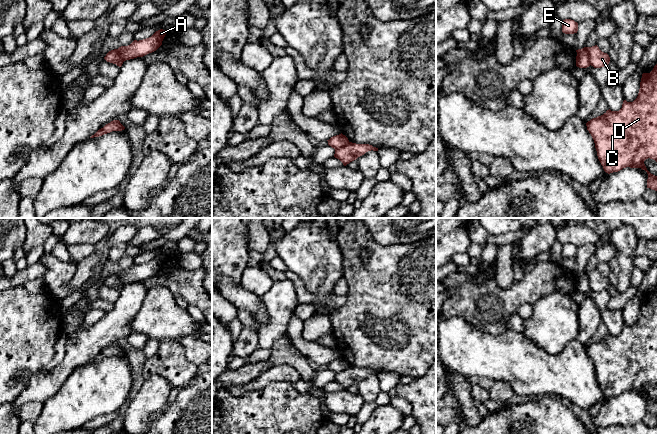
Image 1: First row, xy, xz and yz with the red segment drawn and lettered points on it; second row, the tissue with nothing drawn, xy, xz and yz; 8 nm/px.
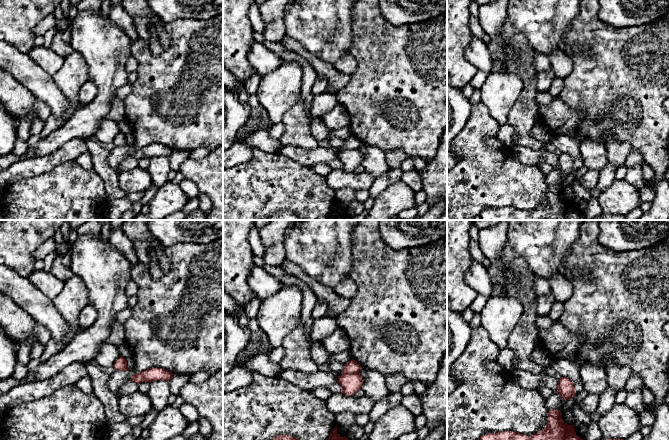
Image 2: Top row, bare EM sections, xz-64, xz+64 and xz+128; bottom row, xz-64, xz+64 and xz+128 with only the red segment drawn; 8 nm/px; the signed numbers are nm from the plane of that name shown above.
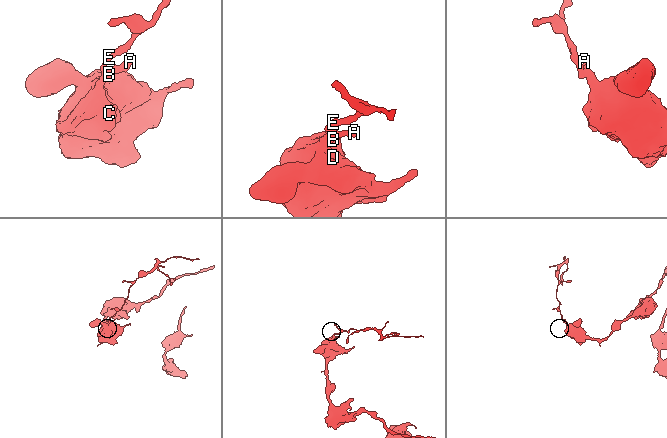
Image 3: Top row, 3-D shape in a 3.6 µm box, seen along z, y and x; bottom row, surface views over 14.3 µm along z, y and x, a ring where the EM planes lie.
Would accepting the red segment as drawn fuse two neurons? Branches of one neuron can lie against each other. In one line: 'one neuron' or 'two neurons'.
two neurons

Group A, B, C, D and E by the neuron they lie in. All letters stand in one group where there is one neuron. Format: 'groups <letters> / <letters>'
groups A B C D / E

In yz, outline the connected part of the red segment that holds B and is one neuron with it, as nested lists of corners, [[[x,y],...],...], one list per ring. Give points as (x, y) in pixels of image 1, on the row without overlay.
[[[597,269],[587,271],[590,289],[594,292],[608,290],[610,281],[607,277],[602,276]]]

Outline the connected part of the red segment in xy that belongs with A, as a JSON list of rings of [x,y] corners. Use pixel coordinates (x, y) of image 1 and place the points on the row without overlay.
[[[160,253],[156,255],[151,261],[143,264],[134,264],[128,270],[121,270],[117,274],[120,283],[123,285],[143,281],[149,277],[156,275],[161,269],[166,259],[166,255]]]

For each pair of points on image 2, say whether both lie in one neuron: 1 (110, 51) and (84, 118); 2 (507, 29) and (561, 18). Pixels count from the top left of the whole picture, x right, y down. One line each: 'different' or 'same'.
1: same
2: different

